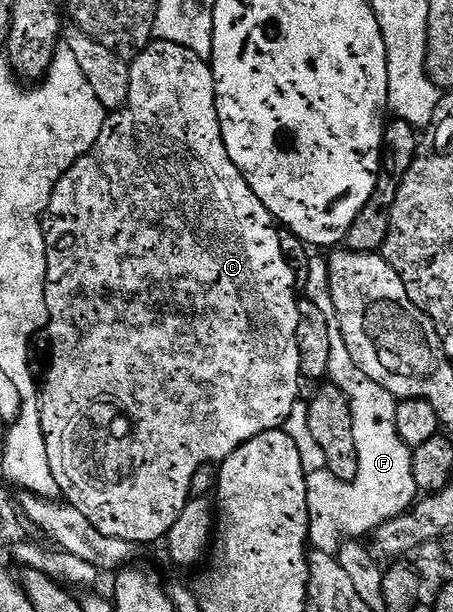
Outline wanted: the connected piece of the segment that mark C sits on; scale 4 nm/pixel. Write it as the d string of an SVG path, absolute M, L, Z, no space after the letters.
M155 38L145 47L136 58L129 60L130 64L130 84L128 85L128 101L119 111L111 111L107 114L104 121L104 129L100 129L100 137L96 145L84 157L80 157L60 177L56 189L50 198L50 204L46 206L44 216L44 230L46 232L46 304L48 305L48 332L50 331L50 368L46 371L46 384L43 382L40 387L40 402L42 405L42 428L46 434L46 444L48 445L48 465L52 465L52 477L56 477L61 498L70 503L104 537L116 537L120 541L128 541L135 545L141 543L154 543L165 540L172 525L176 525L176 517L184 509L184 505L192 497L190 486L192 485L192 473L200 469L200 465L205 463L221 464L240 445L252 441L252 437L260 437L260 433L279 430L285 424L286 418L292 413L292 409L300 401L298 395L298 383L302 379L300 369L300 349L298 348L298 301L299 292L295 288L295 281L292 269L288 267L288 261L284 259L283 250L280 249L279 228L276 220L270 214L269 209L252 193L248 181L236 169L232 157L228 157L228 149L224 145L224 137L220 129L220 121L216 113L216 93L214 92L214 69L207 60L196 57L192 49L184 49L184 45L176 45L172 41L164 41Z

